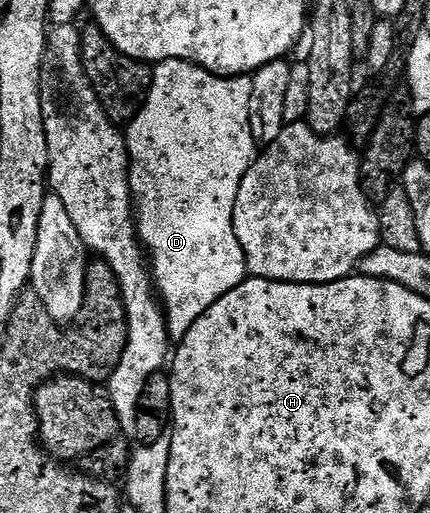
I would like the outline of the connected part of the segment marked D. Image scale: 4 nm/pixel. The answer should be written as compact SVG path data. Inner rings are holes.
M169 59L166 63L156 64L152 68L153 82L149 85L149 93L145 96L145 102L137 116L128 124L125 135L125 147L129 151L129 193L135 204L135 228L142 248L147 252L147 262L151 268L151 282L159 296L159 302L165 313L165 324L169 327L170 340L180 341L187 337L191 325L219 301L231 289L235 289L247 278L245 270L245 254L243 245L235 237L233 228L233 214L235 213L235 197L239 197L239 185L247 173L247 169L253 163L259 151L259 144L253 139L249 128L249 106L251 105L252 78L248 75L235 75L226 77L212 75L202 67L196 67L193 63L184 63L178 59Z

